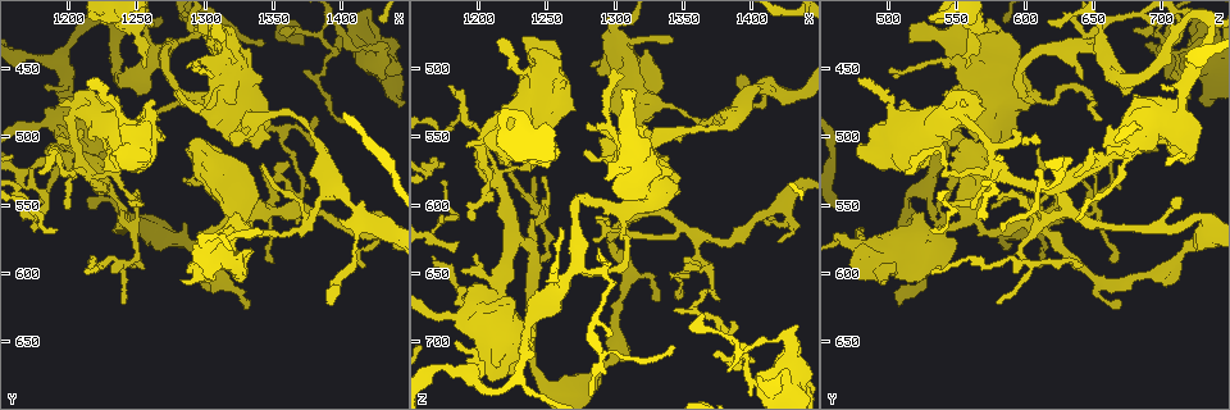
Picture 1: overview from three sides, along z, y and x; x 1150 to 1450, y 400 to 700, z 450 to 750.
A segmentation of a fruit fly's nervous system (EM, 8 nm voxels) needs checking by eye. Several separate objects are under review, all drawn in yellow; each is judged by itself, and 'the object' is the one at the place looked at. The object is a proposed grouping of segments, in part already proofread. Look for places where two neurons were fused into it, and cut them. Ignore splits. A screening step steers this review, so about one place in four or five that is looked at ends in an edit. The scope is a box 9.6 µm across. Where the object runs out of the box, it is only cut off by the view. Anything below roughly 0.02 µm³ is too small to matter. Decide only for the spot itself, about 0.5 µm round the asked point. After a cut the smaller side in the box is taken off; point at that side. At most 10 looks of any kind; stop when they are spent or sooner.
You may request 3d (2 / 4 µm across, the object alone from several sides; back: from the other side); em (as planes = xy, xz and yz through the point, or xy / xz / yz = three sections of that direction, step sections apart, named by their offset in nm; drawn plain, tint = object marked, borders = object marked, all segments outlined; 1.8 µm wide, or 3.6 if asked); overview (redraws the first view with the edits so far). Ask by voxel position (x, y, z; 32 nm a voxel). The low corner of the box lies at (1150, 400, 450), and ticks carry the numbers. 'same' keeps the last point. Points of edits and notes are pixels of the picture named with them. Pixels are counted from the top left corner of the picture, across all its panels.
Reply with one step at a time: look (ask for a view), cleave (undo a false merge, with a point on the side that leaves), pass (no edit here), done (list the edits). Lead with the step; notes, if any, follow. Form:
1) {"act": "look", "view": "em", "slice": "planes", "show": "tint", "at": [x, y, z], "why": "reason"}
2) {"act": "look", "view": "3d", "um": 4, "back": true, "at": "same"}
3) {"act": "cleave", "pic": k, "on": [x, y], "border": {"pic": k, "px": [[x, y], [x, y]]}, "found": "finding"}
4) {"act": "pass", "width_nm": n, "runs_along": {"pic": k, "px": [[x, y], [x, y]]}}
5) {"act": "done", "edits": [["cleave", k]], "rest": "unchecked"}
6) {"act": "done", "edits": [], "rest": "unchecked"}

{"act": "look", "view": "3d", "um": 4, "at": [1210, 508, 676], "why": "sudden change in width"}

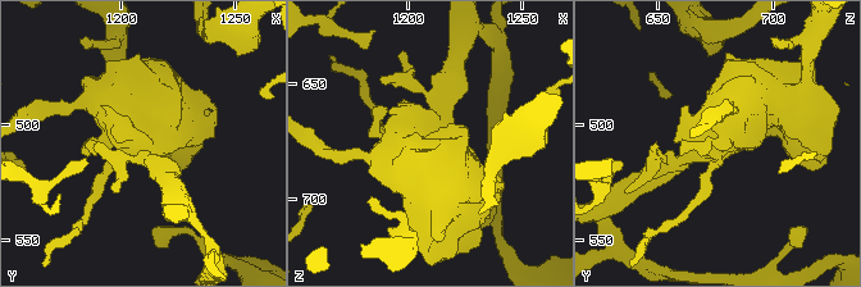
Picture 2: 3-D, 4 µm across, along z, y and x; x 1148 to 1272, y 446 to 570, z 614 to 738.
{"act": "look", "view": "em", "um": 3.6, "slice": "planes", "show": "tint", "at": [1212, 509, 674]}

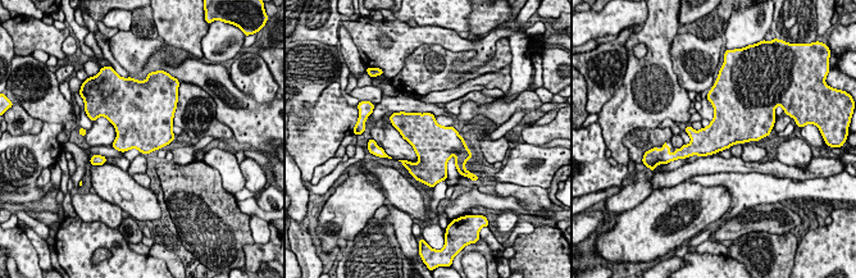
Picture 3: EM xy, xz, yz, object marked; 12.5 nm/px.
{"act": "pass", "found": "continuous, no second neuron"}

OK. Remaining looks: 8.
{"act": "look", "view": "3d", "um": 2, "at": [1212, 524, 584], "why": "four or more arms meet"}

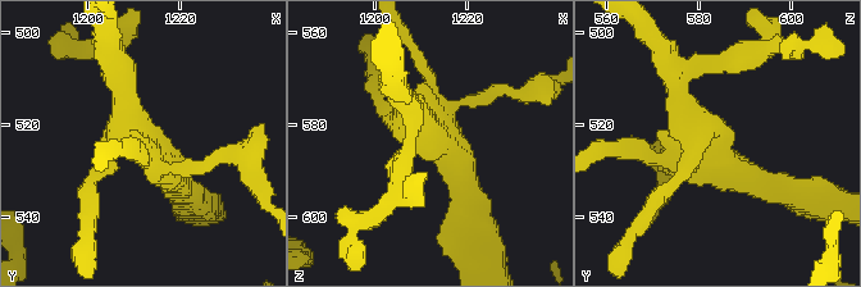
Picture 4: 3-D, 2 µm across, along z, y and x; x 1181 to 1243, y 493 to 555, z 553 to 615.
{"act": "look", "view": "em", "slice": "planes", "show": "tint", "at": [1213, 525, 583]}

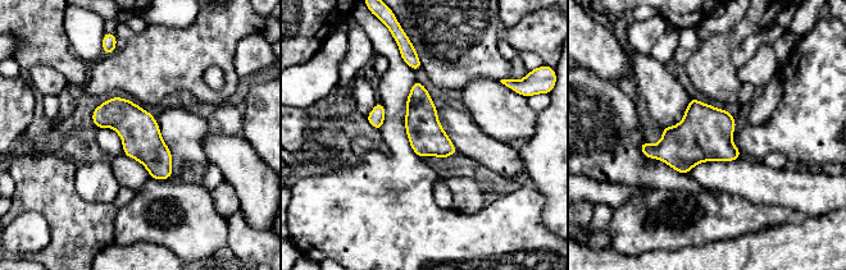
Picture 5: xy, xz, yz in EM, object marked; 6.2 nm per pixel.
{"act": "pass", "found": "all the same neuron"}

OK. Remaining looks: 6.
{"act": "look", "view": "3d", "um": 2, "at": [1330, 562, 564], "why": "calibre changes"}

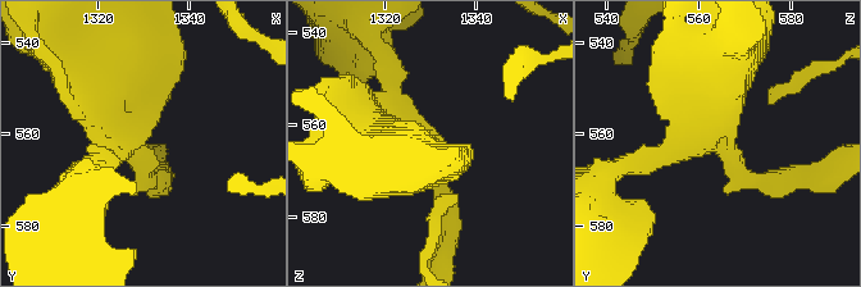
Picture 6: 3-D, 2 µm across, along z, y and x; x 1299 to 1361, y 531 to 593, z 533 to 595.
{"act": "look", "view": "em", "slice": "planes", "show": "tint", "at": [1328, 562, 564], "arms": 4}

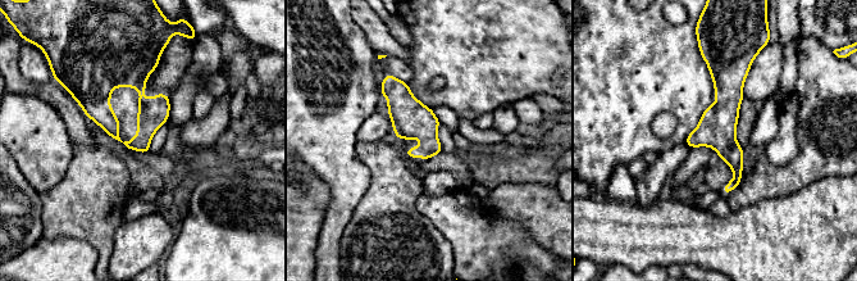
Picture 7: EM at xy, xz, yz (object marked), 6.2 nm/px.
{"act": "pass", "width_nm": 180, "runs_along": {"pic": 7, "px": [[710, 62], [725, 77], [737, 164], [726, 190]]}, "found": "all the same neuron"}

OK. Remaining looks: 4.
{"act": "look", "view": "em", "slice": "xz", "step": 8, "show": "tint", "at": [1378, 560, 532], "why": "abrupt turn"}

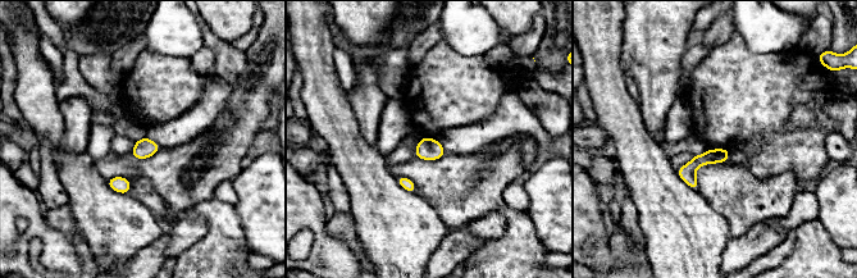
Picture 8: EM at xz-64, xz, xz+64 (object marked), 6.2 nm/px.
{"act": "look", "view": "em", "slice": "planes", "show": "tint", "at": "same"}

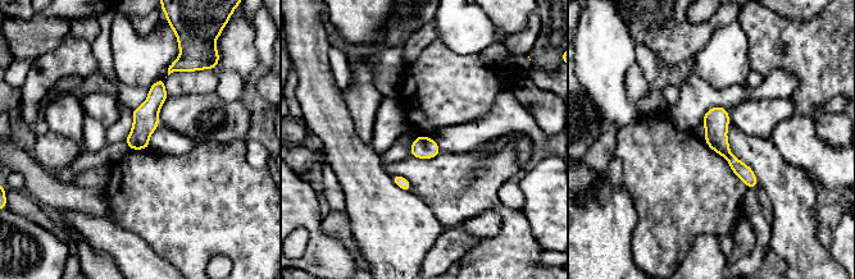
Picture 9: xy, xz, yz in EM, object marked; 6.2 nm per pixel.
{"act": "cleave", "pic": 9, "on": [715, 120], "width_nm": 140, "part_leaving": {"pic": 9, "px": [[160, 82], [144, 127], [132, 146]]}, "found": "two neurons meet here"}

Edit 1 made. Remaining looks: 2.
{"act": "done", "edits": [["cleave", 9]], "rest": "unchecked"}

